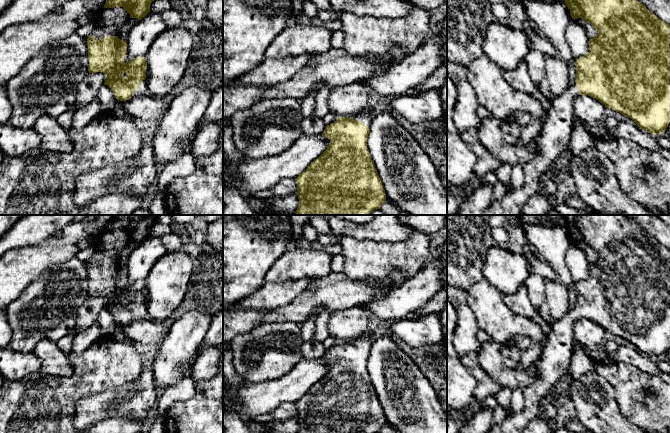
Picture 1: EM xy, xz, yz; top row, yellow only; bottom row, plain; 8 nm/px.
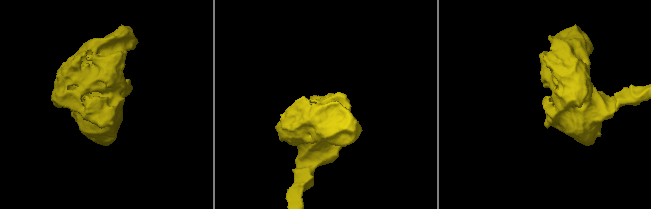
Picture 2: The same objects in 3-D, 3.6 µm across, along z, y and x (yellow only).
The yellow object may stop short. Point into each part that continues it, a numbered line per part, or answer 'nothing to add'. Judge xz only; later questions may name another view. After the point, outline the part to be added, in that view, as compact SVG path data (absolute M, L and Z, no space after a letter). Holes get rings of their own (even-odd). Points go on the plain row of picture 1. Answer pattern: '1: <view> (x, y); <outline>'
1: xz (364, 340); M362 334L354 339L351 340L354 344L358 345L358 346L362 346L364 348L366 348L367 350L370 350L371 346L372 346L372 338L370 337L369 334Z

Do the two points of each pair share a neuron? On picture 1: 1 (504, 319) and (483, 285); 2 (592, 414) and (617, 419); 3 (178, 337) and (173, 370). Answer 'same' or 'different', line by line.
1: same
2: same
3: same

